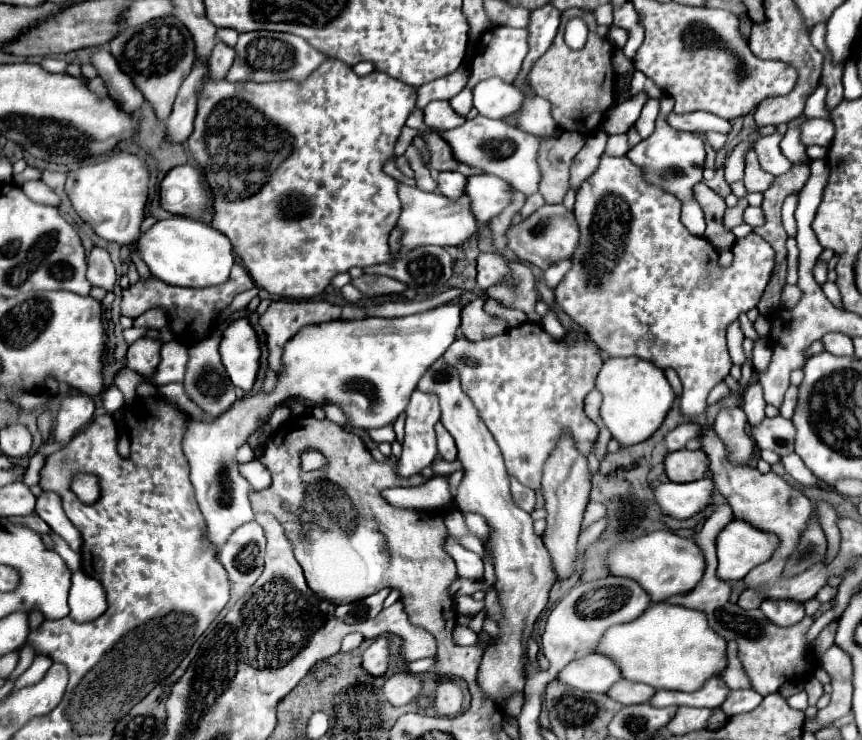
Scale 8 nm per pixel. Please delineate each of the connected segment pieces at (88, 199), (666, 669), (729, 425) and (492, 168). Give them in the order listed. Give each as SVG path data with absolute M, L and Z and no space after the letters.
M114 149L110 157L70 171L64 191L74 211L96 231L96 235L128 247L138 241L148 199L148 167L140 157Z
M654 603L638 619L634 619L626 625L610 627L604 633L596 651L612 657L618 663L618 667L622 669L624 679L634 681L634 683L646 683L654 689L698 691L698 687L702 687L712 677L720 677L728 667L726 639L716 635L716 631L712 631L706 613L696 611L696 609L688 609L682 605L672 605L672 603Z
M740 407L732 409L720 409L714 421L714 431L720 435L720 439L730 449L730 459L738 465L748 463L754 443L746 433L746 415Z
M478 115L472 121L466 121L464 125L456 127L456 129L436 131L436 133L442 135L442 139L450 145L454 159L458 159L460 163L478 167L484 173L500 177L524 195L536 193L538 183L540 183L540 167L536 161L538 149L540 149L540 139L536 135L530 135L504 121L494 121L494 119L488 119L482 115Z

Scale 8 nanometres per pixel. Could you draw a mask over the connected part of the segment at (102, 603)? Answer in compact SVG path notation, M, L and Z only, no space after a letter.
M82 569L72 573L68 603L70 603L70 617L78 623L98 619L108 607L104 587L96 579L88 577Z

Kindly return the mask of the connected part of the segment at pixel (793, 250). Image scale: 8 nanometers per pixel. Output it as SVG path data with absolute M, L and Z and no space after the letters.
M790 237L788 239L788 283L796 283L798 281L798 247L796 247L796 239Z

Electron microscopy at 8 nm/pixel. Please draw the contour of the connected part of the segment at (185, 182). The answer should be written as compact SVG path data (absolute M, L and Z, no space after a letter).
M192 165L170 169L160 181L160 207L172 215L188 215L200 219L208 209L208 191L202 175Z

